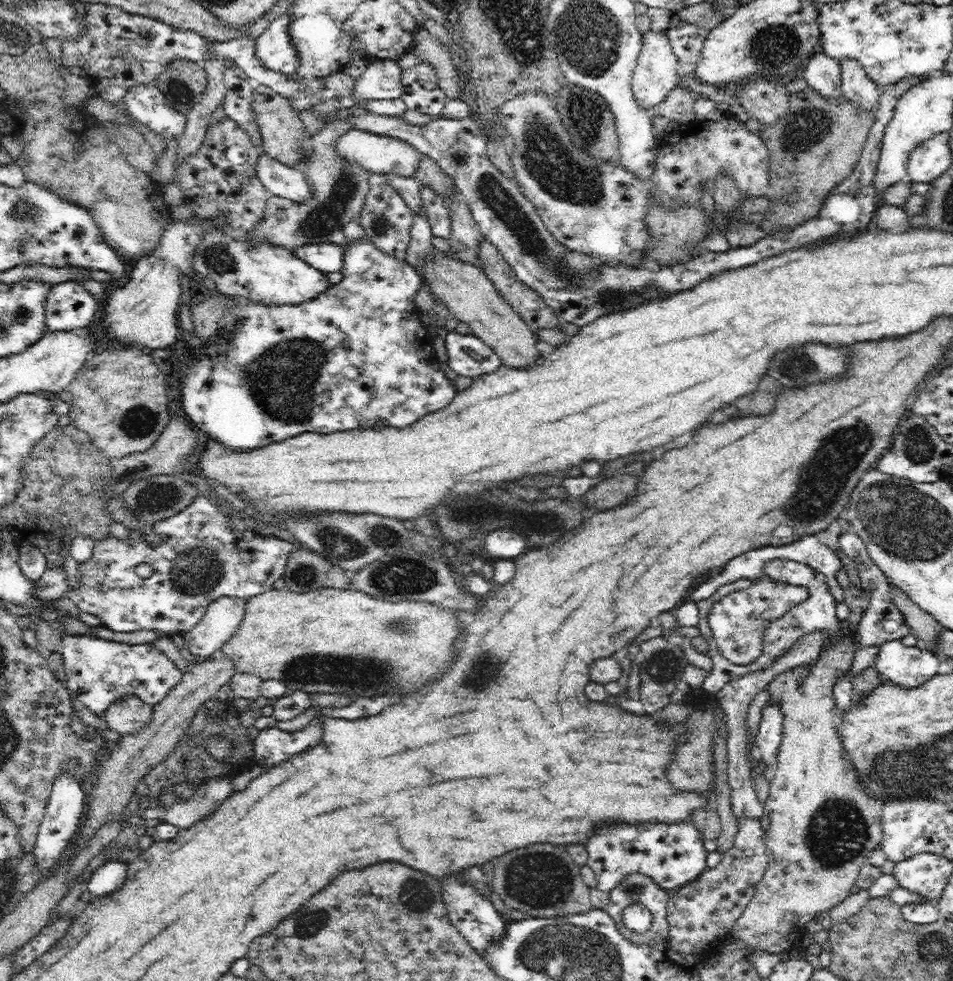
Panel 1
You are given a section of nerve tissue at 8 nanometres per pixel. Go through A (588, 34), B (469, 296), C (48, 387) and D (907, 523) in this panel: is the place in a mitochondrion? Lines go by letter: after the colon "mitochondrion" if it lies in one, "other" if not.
A: mitochondrion
B: other
C: other
D: mitochondrion

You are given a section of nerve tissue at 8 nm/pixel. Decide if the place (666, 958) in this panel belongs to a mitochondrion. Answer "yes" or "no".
no

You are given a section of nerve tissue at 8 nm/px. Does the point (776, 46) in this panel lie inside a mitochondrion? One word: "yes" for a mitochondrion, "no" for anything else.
yes

